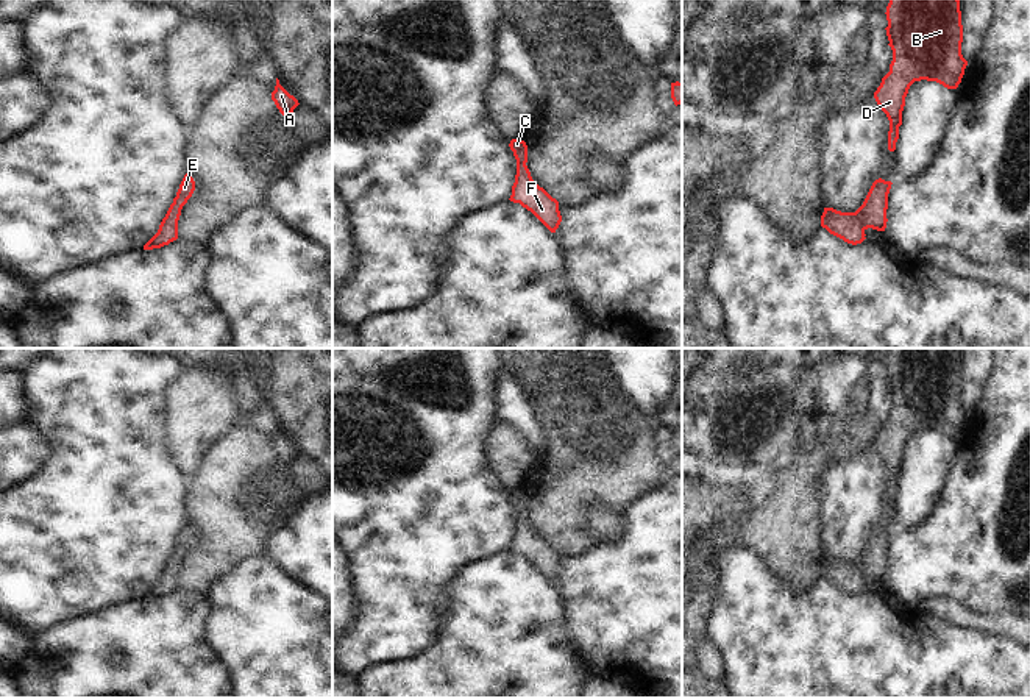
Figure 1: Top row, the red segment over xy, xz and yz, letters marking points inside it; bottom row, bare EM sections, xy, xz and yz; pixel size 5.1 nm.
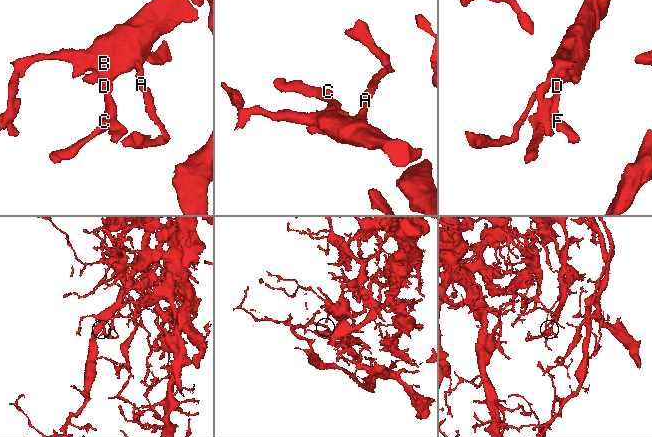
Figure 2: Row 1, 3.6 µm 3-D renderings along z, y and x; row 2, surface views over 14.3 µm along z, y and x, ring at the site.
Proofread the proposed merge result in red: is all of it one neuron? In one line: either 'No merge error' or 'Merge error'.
No merge error

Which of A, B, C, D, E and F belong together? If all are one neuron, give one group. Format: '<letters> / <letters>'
A B C D E F

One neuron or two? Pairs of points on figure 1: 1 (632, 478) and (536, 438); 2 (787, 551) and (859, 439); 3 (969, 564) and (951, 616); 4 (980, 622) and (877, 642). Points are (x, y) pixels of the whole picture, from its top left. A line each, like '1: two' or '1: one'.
1: two
2: one
3: two
4: two

